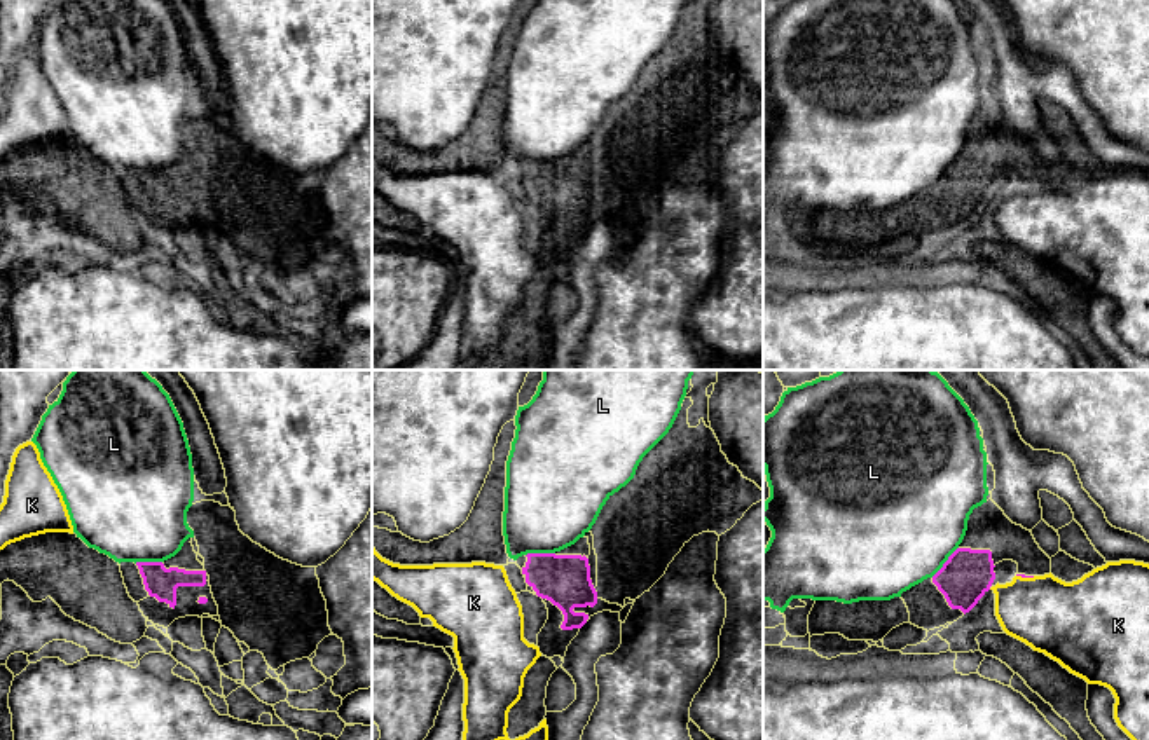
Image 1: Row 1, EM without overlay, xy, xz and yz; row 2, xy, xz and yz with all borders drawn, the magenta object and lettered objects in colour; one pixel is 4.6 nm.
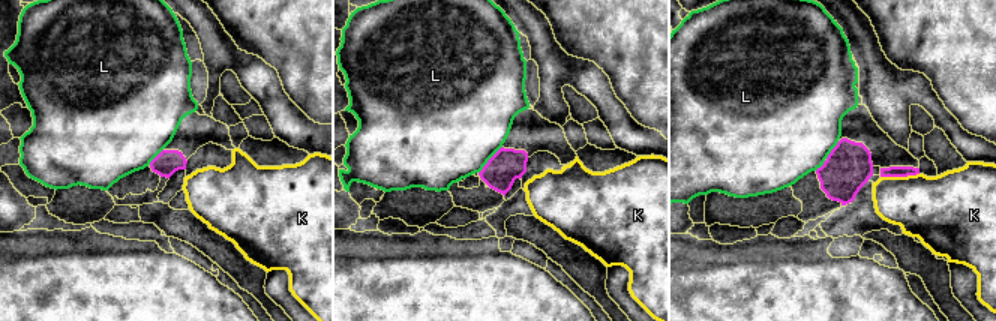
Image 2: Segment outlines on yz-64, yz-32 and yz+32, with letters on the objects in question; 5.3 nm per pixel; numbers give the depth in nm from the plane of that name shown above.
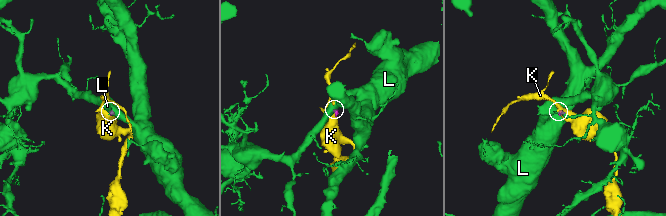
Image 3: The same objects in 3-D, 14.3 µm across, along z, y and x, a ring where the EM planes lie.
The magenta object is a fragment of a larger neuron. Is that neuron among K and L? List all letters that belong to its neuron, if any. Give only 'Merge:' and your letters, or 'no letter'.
Merge: no letter

